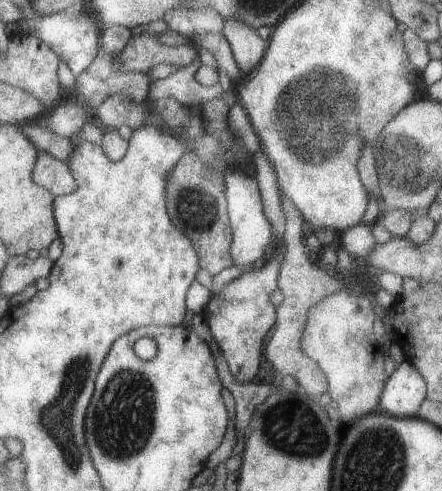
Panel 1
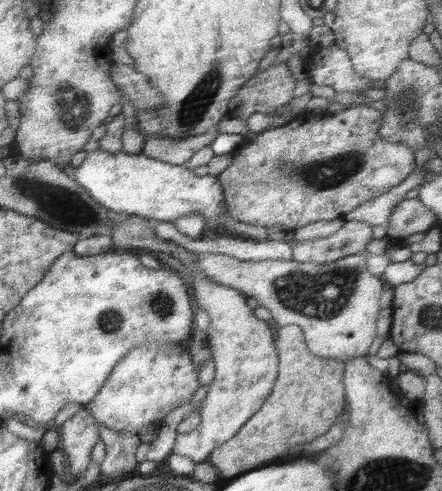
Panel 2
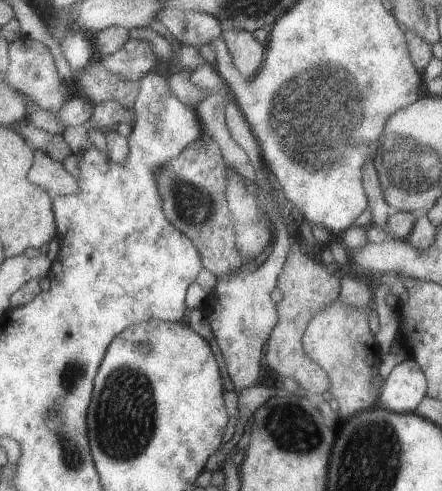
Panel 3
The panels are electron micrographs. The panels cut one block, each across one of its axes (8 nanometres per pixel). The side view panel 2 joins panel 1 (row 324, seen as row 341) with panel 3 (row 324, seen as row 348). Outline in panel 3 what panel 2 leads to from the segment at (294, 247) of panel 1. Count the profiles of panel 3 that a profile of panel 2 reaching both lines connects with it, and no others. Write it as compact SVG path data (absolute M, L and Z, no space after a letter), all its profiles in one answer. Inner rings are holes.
M293 226L293 228L295 230L289 230L287 260L283 262L283 268L277 278L277 288L281 290L283 298L275 304L279 316L277 316L277 324L273 326L273 332L269 336L269 342L265 346L265 362L277 374L279 382L285 378L291 378L297 382L297 386L301 390L307 392L309 398L319 400L319 396L329 390L329 378L315 362L311 362L305 356L301 340L303 340L303 332L305 332L309 320L313 318L313 314L319 312L321 308L325 308L327 304L333 304L335 298L339 298L341 280L333 274L331 266L321 266L319 262L315 262L313 258L309 258L307 254L301 252L301 248L295 242L297 226Z

